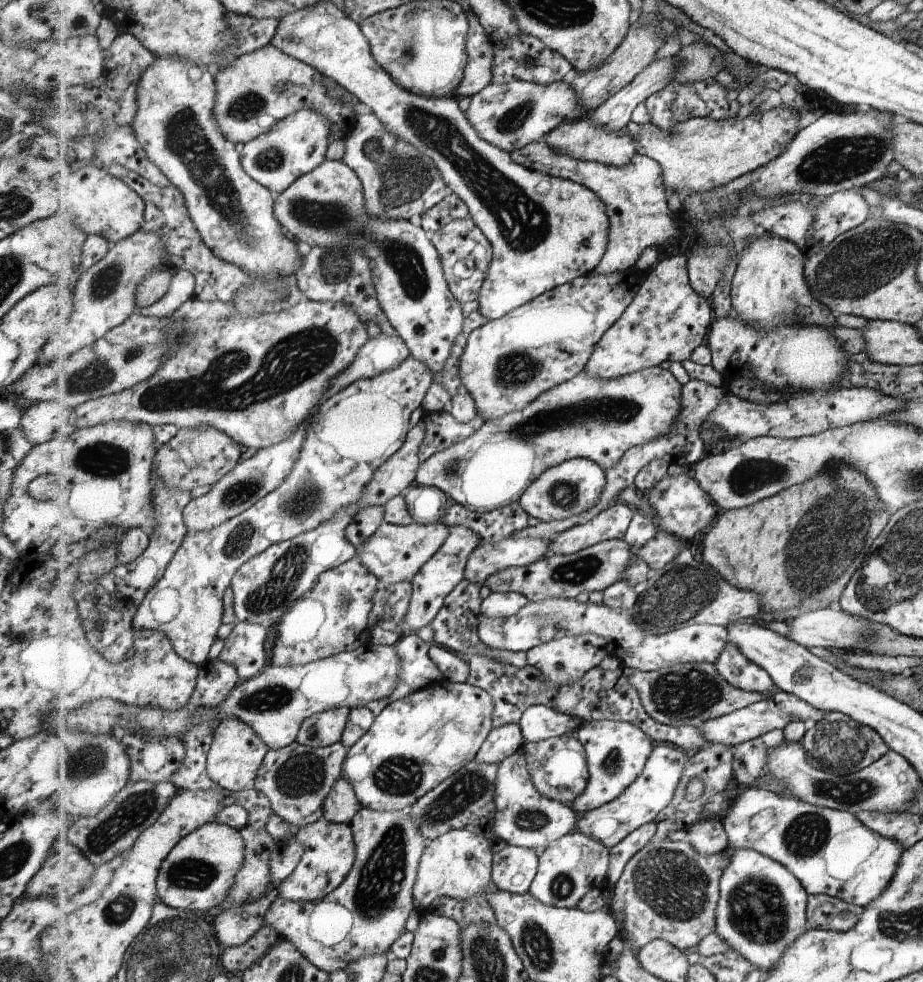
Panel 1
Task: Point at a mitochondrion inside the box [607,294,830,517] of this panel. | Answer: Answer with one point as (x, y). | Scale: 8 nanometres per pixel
(751, 476)

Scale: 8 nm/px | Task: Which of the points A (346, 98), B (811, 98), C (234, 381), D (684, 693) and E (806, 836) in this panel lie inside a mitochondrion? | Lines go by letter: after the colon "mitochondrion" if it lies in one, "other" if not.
A: other
B: other
C: mitochondrion
D: mitochondrion
E: mitochondrion

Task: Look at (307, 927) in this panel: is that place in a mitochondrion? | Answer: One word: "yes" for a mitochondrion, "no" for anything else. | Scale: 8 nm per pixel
no

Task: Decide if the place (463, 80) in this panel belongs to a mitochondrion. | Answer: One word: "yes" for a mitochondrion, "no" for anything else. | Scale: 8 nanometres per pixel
no

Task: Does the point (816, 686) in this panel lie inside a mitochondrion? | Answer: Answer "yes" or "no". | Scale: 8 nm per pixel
no

